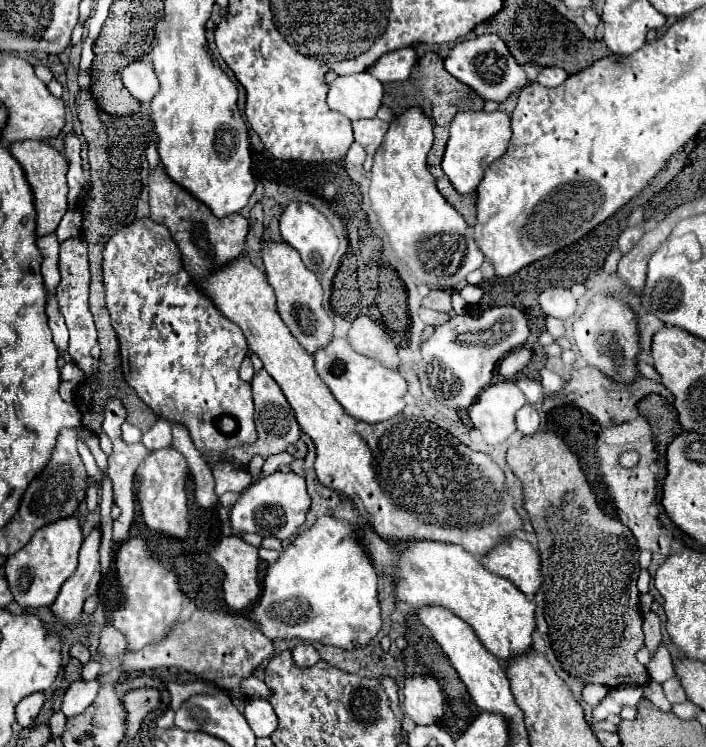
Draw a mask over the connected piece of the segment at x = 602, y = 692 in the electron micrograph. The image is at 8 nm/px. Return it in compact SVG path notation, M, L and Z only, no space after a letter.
M586 684L582 690L582 698L590 706L596 706L598 702L602 702L604 696L606 696L606 688L602 684Z

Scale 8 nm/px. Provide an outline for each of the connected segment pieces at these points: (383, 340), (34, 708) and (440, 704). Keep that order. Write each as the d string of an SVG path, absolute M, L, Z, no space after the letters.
M358 316L352 322L352 328L348 330L348 342L358 354L380 360L388 368L398 366L398 356L394 350L396 344L384 332L384 328L378 322L372 322L368 316Z
M34 692L32 696L26 696L24 700L20 700L20 704L16 704L16 722L24 728L30 726L34 722L34 718L38 716L44 700L46 700L46 696L42 692Z
M416 674L404 680L404 712L412 716L416 724L436 724L444 714L444 694L432 676Z

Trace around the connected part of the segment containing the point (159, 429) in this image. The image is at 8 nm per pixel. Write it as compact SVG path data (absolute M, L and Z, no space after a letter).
M158 420L156 426L142 436L142 444L144 444L148 450L166 448L166 446L170 446L170 442L172 442L172 428L170 428L170 424L164 422L164 420Z

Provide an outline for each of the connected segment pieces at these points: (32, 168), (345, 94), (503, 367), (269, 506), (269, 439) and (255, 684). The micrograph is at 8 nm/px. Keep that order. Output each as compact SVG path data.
M34 140L16 142L16 144L10 146L10 152L20 162L20 166L24 168L26 180L30 182L32 192L34 192L36 232L38 232L38 236L48 236L48 234L52 234L58 228L62 216L68 210L68 202L66 202L66 194L68 194L68 186L66 186L68 162L58 150L54 150L46 142L34 142Z
M368 72L338 76L330 84L328 106L350 120L374 118L382 102L382 84Z
M522 346L522 348L516 348L516 350L508 352L508 354L502 358L502 362L500 362L500 366L498 366L498 372L500 372L504 378L512 380L514 374L518 374L520 370L524 370L524 368L528 366L530 358L532 358L532 352L530 352L528 348L524 348L524 346Z
M276 470L272 476L260 480L256 486L250 486L248 492L238 498L232 508L230 522L236 530L254 532L264 536L276 536L278 540L288 540L300 532L310 510L310 496L306 492L306 482L294 472Z
M262 368L254 374L252 382L252 392L254 392L254 408L256 408L256 414L254 414L254 420L256 420L256 428L258 428L258 440L256 444L250 444L250 446L240 446L240 448L232 448L224 454L226 460L234 462L234 464L240 464L240 466L248 466L250 458L254 454L260 454L264 458L272 456L272 454L278 454L278 452L284 452L288 444L296 442L300 438L300 428L298 428L298 422L296 422L296 416L292 412L292 406L288 404L288 400L284 398L280 386L272 380L272 376Z
M250 676L250 678L246 678L244 682L242 682L242 688L244 688L244 692L252 698L252 696L258 696L258 698L268 698L268 696L272 696L272 690L262 682L262 680L258 680L258 678L254 678L254 676Z

